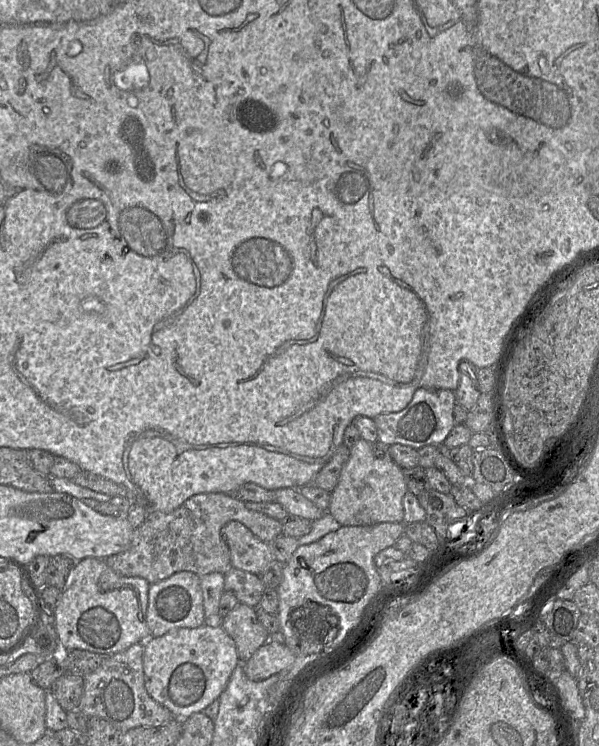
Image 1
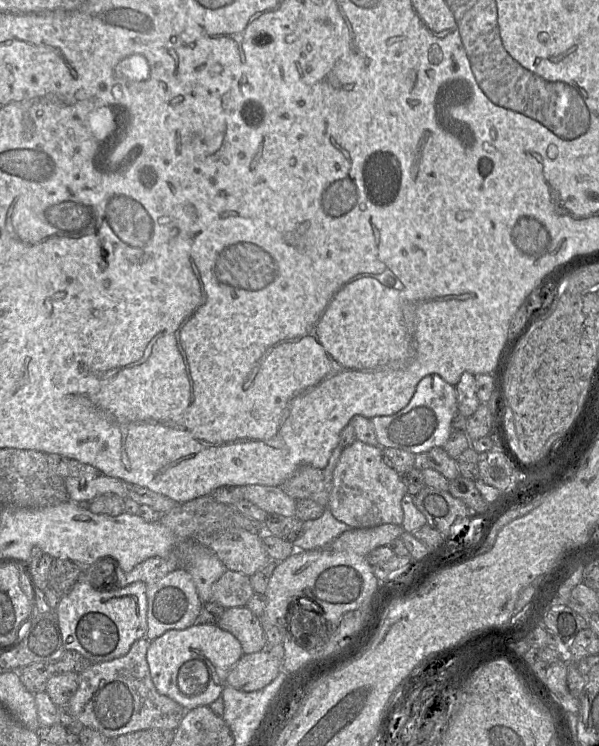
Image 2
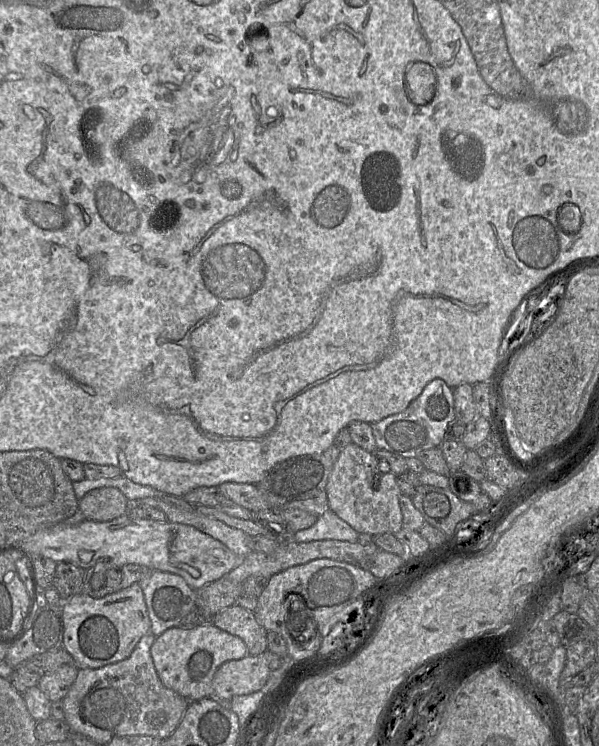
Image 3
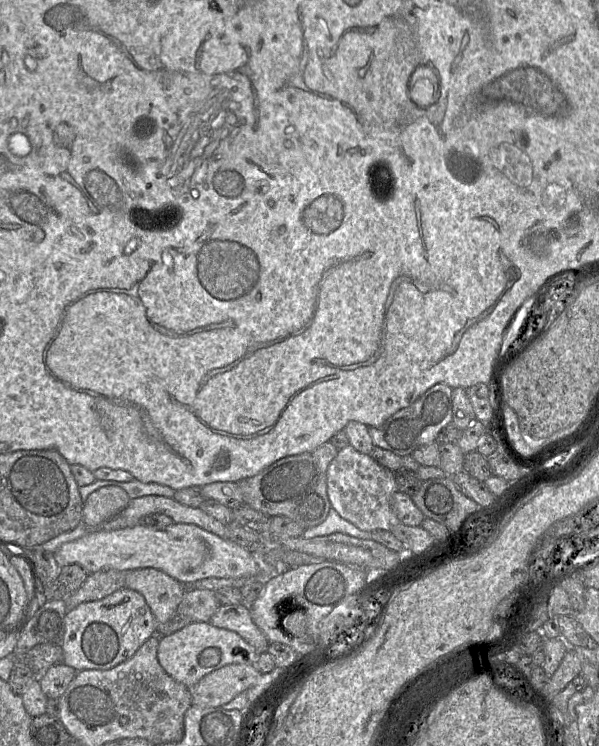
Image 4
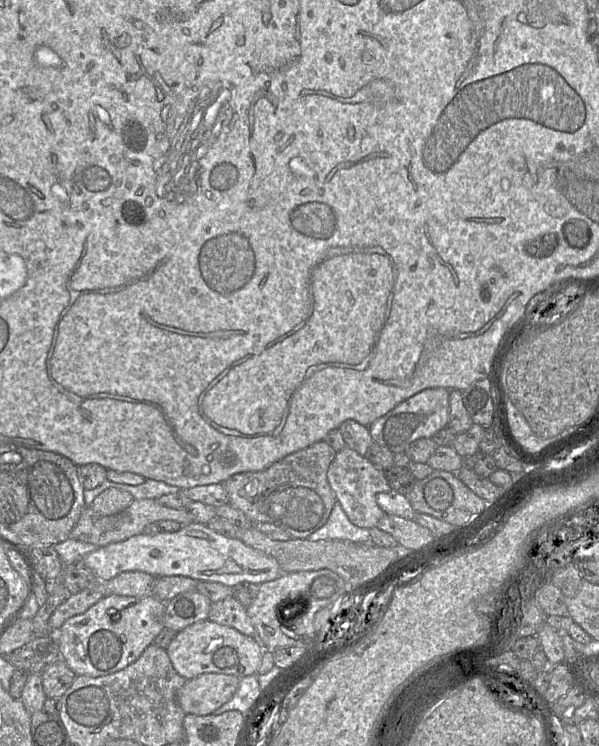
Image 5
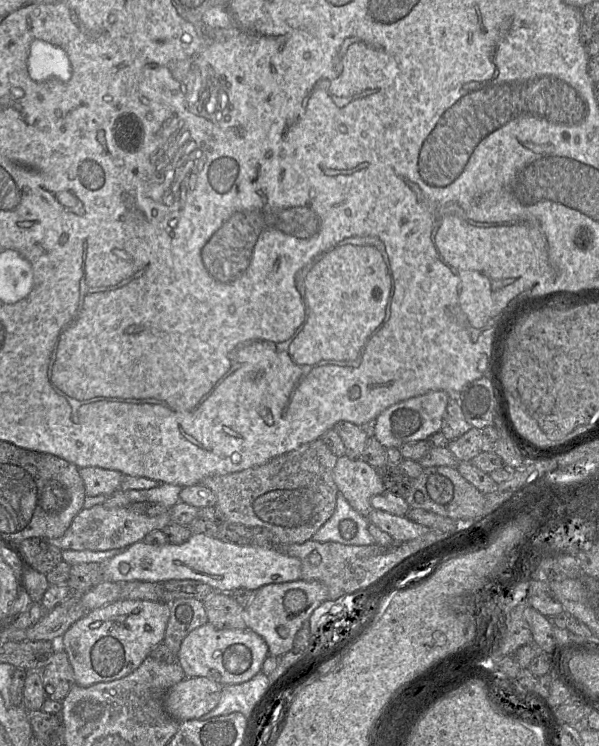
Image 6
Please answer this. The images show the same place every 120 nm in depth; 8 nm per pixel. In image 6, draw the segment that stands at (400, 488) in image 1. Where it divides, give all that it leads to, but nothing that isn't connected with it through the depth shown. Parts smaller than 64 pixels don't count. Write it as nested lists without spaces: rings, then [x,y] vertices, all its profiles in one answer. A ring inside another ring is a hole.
[[[346,455],[337,458],[333,480],[350,506],[366,518],[373,510],[370,499],[385,491],[375,468]]]

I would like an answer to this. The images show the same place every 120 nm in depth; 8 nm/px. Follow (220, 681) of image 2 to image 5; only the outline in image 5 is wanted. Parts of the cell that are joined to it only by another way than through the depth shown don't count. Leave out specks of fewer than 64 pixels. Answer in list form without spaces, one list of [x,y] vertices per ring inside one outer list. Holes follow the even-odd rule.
[[[209,619],[196,622],[178,632],[166,648],[174,669],[186,680],[206,673],[231,674],[238,677],[257,674],[264,650],[256,637],[249,637]]]

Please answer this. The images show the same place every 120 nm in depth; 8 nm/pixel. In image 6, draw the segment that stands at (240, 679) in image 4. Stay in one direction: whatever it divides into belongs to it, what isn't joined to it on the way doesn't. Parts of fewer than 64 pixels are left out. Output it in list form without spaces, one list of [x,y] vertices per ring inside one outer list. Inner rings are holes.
[[[186,677],[164,699],[167,713],[178,721],[200,719],[220,702],[223,685],[206,677]]]

